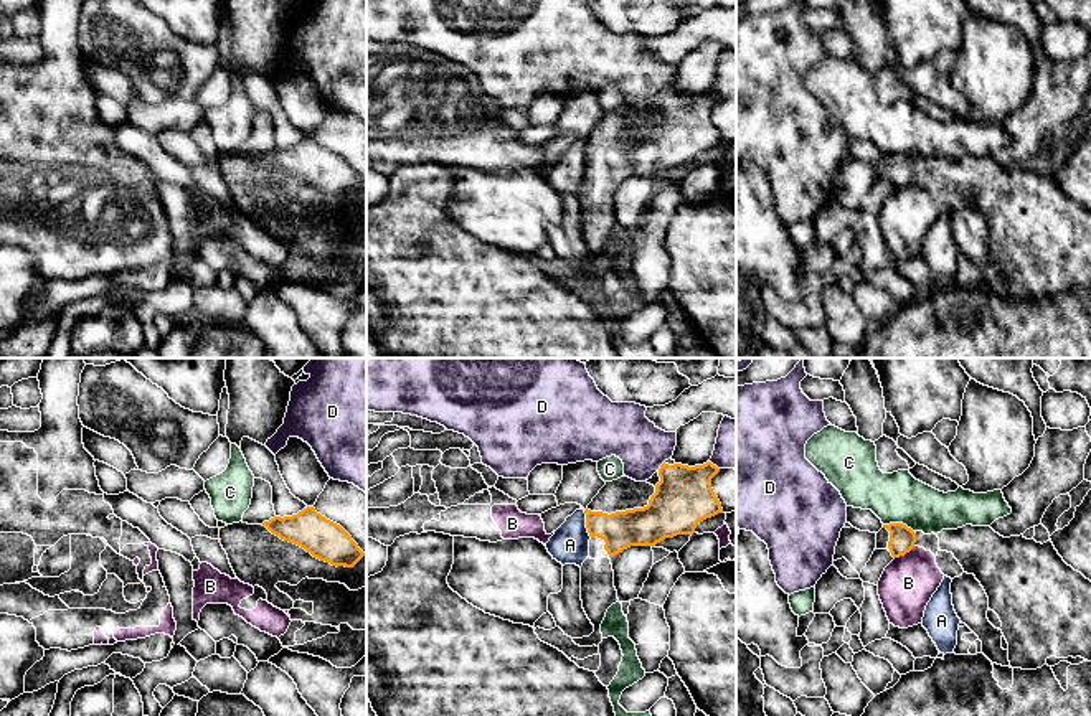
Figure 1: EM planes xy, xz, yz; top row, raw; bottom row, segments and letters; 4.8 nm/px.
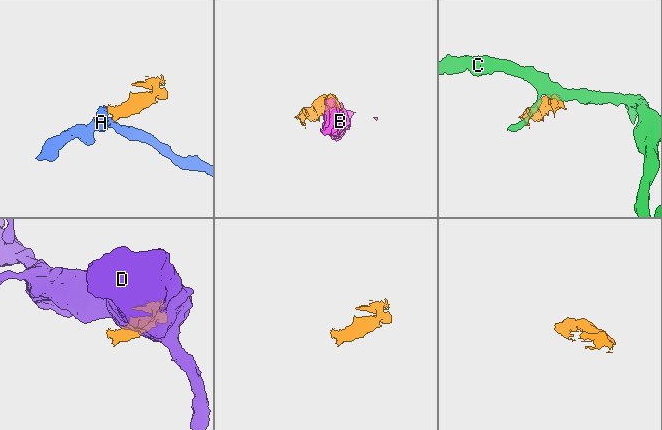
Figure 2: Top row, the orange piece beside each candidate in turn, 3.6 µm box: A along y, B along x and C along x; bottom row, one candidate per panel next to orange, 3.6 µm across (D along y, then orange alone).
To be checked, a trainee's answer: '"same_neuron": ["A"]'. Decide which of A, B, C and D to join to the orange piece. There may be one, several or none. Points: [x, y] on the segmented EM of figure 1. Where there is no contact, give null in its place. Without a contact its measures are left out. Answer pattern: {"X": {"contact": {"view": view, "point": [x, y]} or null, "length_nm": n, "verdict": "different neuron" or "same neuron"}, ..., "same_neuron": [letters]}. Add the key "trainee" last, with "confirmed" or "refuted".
{"A": {"contact": {"view": "xz", "point": [586, 523]}, "length_nm": 140, "verdict": "different neuron"}, "B": {"contact": {"view": "yz", "point": [905, 553]}, "length_nm": 120, "verdict": "different neuron"}, "C": {"contact": {"view": "yz", "point": [898, 523]}, "length_nm": 160, "verdict": "different neuron"}, "D": {"contact": {"view": "xz", "point": [661, 466]}, "length_nm": 70, "verdict": "different neuron"}, "same_neuron": [], "trainee": "refuted"}

